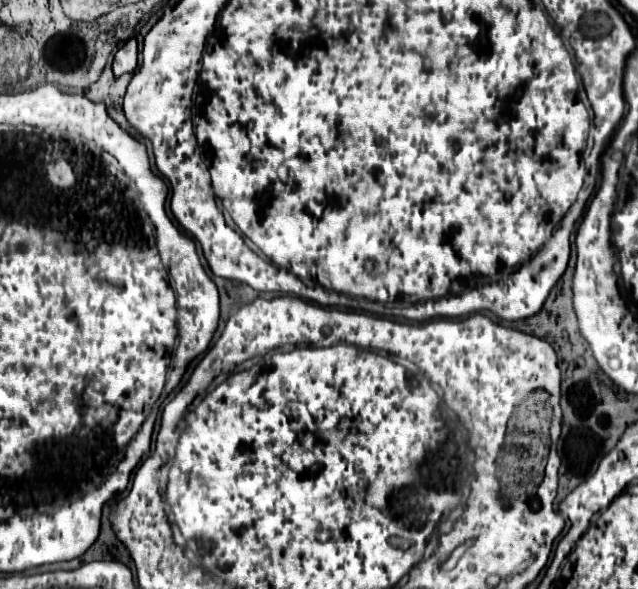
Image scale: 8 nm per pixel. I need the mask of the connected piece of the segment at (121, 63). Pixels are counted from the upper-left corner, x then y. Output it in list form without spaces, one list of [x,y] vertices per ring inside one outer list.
[[[130,37],[124,47],[120,47],[114,55],[114,63],[112,63],[112,69],[114,69],[114,75],[120,77],[124,73],[132,73],[136,67],[138,67],[138,49],[136,49],[136,39]]]

